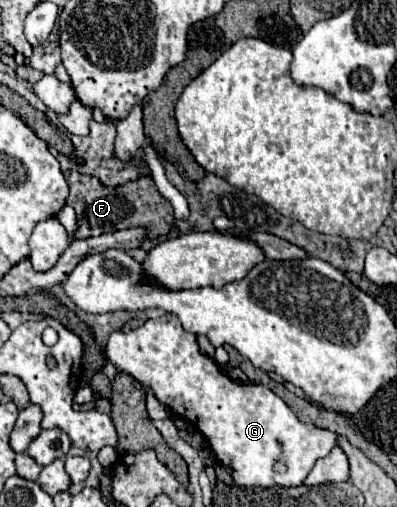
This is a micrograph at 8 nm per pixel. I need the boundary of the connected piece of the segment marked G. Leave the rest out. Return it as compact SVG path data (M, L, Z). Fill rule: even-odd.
M174 314L146 320L144 326L130 332L112 332L106 358L118 370L134 376L144 388L150 388L168 410L198 426L208 438L214 456L232 470L238 486L300 486L316 460L326 458L338 442L334 432L300 422L268 386L240 384L222 374L218 364L200 352L196 334L184 330ZM278 458L286 460L286 474L274 472L272 466Z

